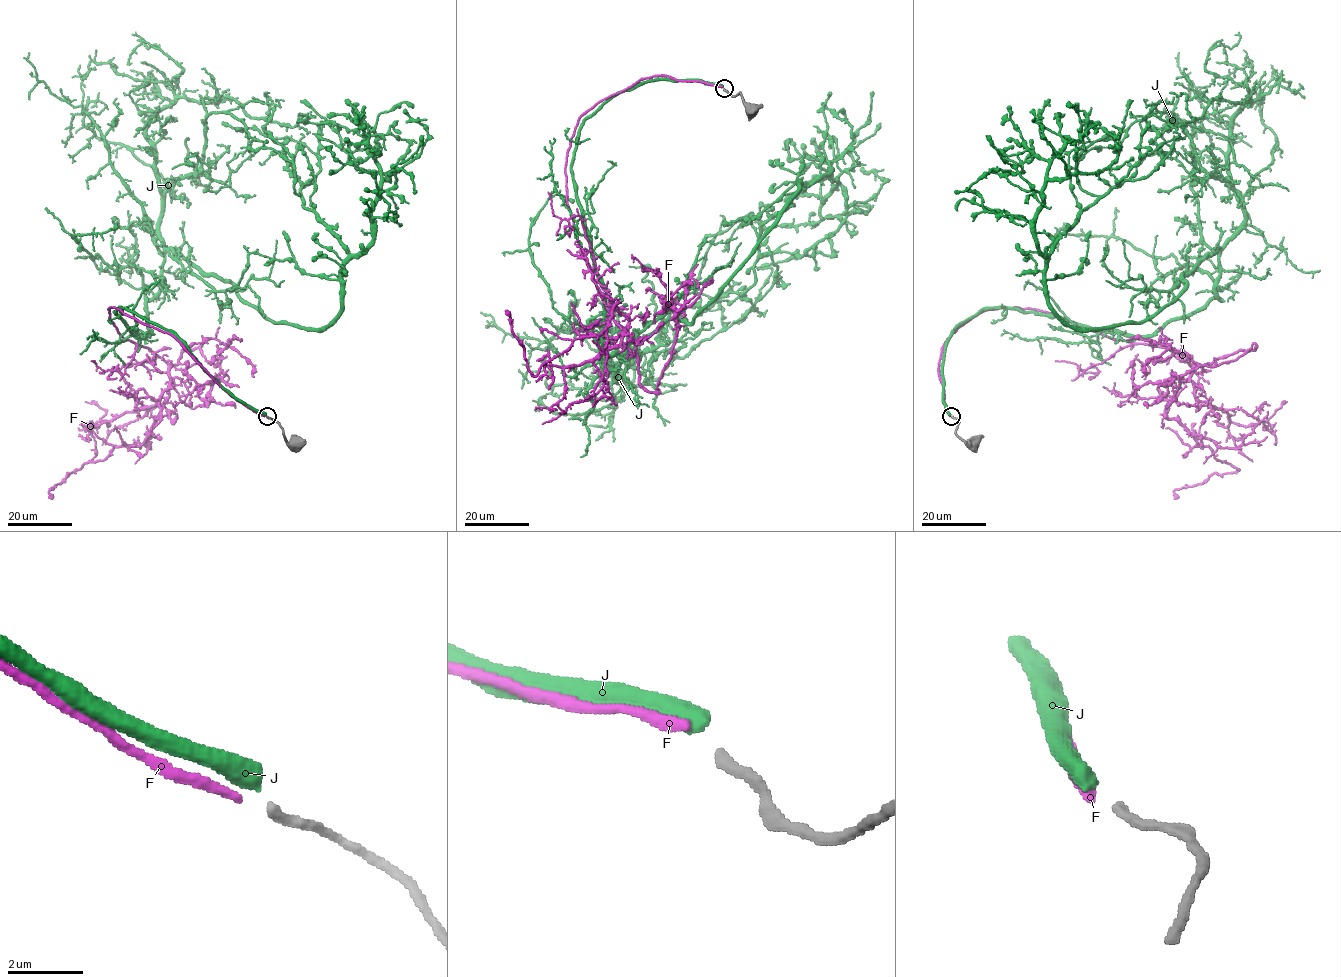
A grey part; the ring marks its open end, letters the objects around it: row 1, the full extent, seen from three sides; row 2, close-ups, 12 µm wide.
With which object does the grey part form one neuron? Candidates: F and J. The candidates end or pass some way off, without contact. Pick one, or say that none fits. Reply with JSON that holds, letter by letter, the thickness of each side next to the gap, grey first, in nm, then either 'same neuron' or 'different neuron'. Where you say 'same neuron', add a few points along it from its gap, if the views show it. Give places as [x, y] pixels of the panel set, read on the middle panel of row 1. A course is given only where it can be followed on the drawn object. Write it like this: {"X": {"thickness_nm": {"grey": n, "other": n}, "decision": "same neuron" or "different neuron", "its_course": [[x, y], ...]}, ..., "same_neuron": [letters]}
{"F": {"thickness_nm": {"grey": 320, "other": 260}, "decision": "different neuron"}, "J": {"thickness_nm": {"grey": 320, "other": 550}, "decision": "different neuron"}, "same_neuron": []}

